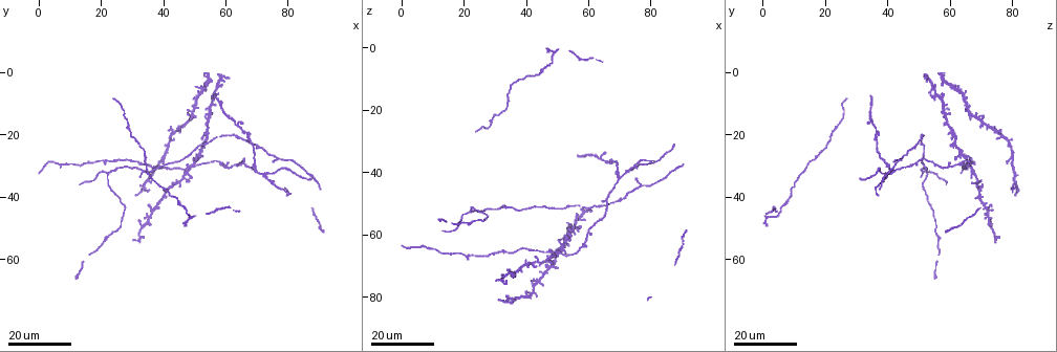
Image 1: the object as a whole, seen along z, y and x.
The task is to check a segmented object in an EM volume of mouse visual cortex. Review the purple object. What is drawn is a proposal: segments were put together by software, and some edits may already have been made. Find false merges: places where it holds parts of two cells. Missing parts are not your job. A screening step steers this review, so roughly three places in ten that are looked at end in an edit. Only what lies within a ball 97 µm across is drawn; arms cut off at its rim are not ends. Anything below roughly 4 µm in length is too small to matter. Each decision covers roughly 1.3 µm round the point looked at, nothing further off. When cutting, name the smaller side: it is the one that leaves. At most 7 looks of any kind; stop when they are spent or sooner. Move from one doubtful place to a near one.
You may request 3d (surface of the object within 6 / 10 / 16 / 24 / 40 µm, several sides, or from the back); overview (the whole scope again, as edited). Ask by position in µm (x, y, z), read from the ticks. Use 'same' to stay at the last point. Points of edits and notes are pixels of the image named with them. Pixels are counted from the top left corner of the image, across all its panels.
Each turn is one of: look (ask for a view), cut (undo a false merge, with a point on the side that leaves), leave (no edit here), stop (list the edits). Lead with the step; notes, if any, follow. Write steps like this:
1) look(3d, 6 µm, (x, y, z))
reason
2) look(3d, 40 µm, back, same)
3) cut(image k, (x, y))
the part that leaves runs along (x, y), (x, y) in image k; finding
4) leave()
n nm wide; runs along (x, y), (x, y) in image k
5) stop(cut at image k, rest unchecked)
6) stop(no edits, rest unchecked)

look(3d, 16 µm, (77, 27, 45))
two arms in line, one across

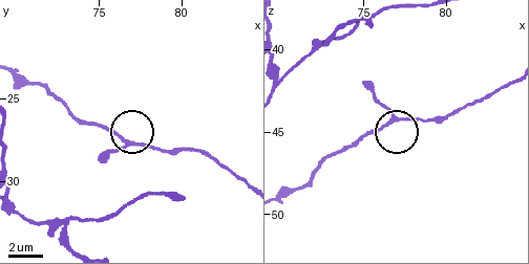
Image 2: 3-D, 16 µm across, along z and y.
look(3d, 6 µm, (76.8, 27.6, 44.3))

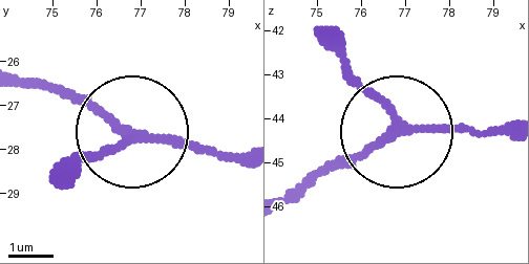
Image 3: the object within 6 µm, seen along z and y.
leave()
runs along (53, 184), (132, 132), (245, 151) in image 3; continuous, no second cell

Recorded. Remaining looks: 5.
look(3d, 16 µm, (47, 30, 66))

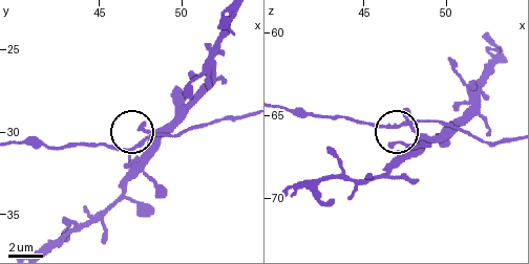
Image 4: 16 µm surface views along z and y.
look(3d, 10 µm, (47.9, 30.0, 65.6))

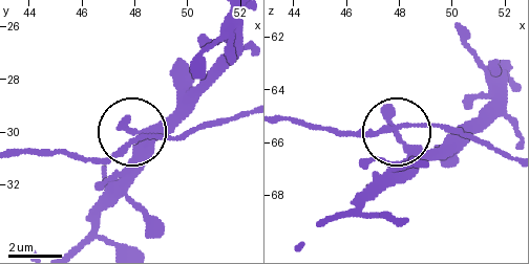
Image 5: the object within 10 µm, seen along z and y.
look(3d, 6 µm, (47.9, 30.0, 65.6))

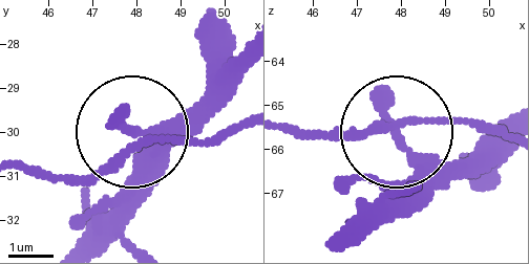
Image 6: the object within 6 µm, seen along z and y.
leave()
4 arms; runs along (244, 120), (210, 135), (142, 135), (85, 176), (44, 180) in image 6; all the same cell

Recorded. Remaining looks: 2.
look(3d, 24 µm, (22, 33, 53))
branch point

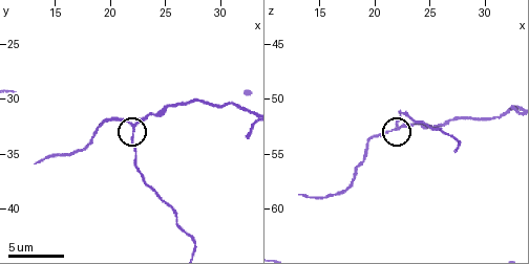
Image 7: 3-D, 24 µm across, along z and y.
look(3d, 6 µm, (22.0, 32.4, 52.6))

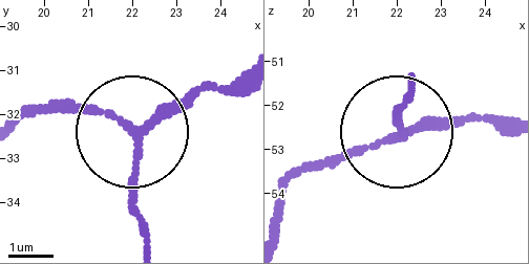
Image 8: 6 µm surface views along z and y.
leave()
runs along (246, 74), (189, 89), (132, 127), (87, 108), (35, 108) in image 8; continuous, no second cell

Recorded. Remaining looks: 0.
stop(no edits, rest unchecked)

